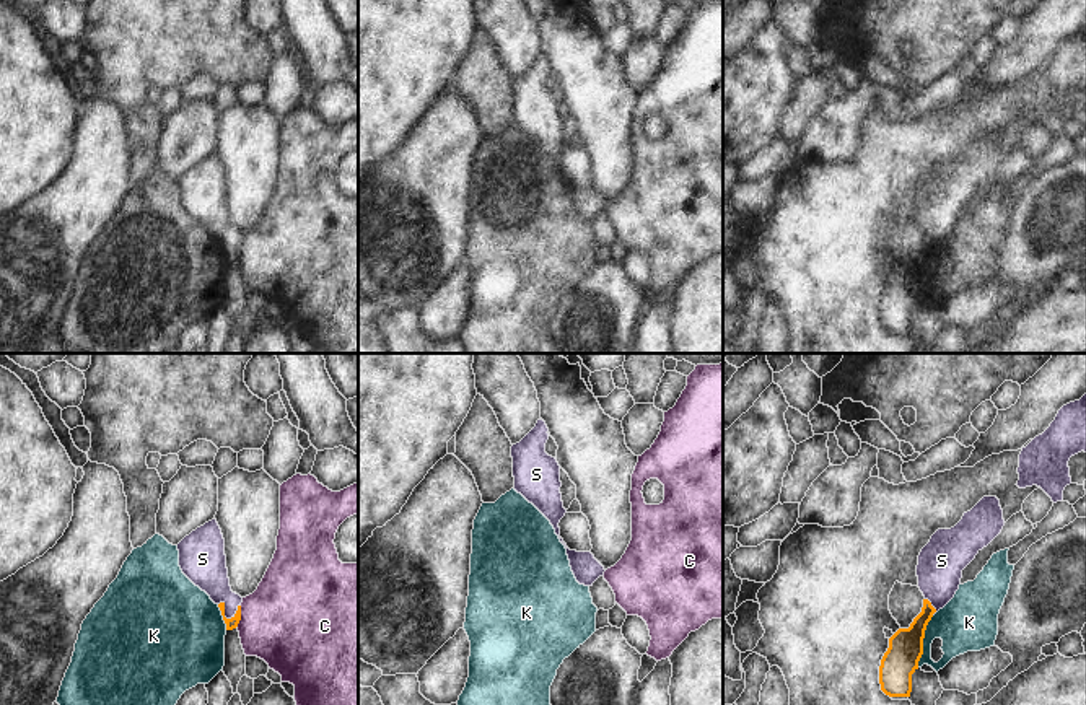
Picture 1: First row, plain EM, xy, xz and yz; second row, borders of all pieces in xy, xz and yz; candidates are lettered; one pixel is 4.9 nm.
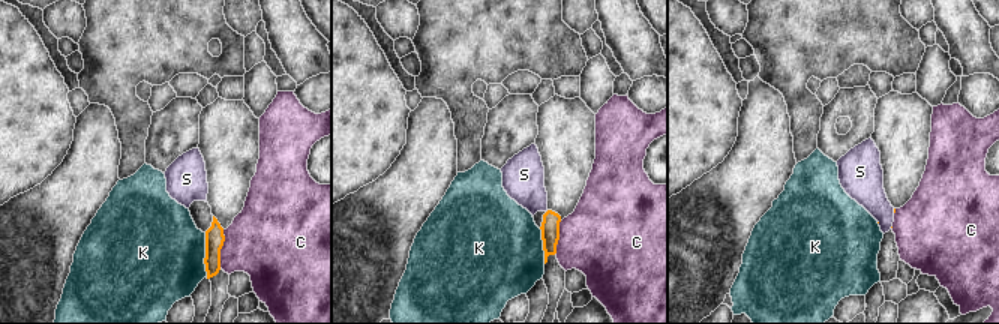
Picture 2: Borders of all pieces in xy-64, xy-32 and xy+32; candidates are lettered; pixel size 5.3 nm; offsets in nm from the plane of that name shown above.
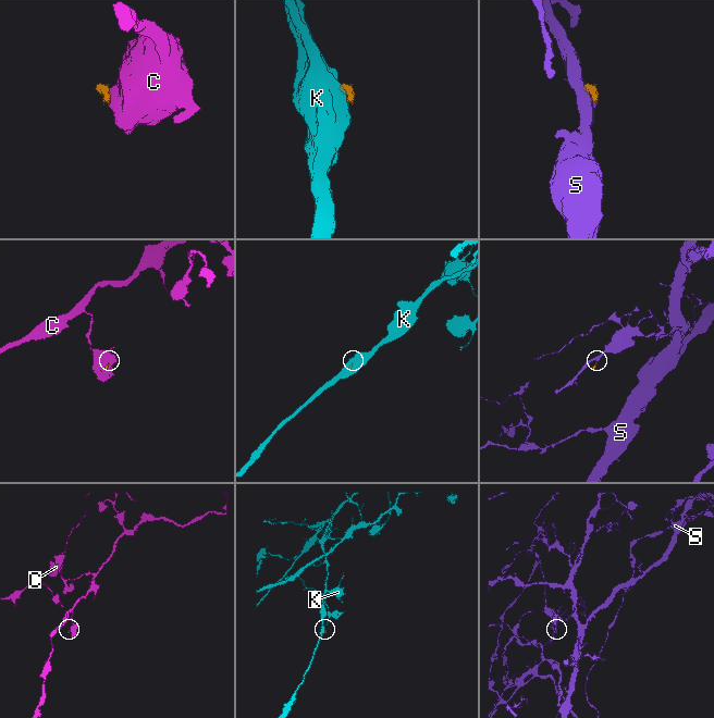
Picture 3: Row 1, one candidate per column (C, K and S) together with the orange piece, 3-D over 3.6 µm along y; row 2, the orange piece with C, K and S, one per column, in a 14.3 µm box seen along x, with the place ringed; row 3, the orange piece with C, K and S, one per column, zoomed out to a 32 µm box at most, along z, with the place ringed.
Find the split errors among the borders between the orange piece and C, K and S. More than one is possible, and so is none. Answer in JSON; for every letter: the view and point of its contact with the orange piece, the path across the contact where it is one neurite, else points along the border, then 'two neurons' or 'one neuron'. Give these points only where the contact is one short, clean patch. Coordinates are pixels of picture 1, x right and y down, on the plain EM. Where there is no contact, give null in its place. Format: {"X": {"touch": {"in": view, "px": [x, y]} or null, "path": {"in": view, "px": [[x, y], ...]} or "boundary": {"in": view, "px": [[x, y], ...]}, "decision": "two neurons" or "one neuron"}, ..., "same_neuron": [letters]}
{"C": {"touch": {"in": "xy", "px": [240, 251]}, "boundary": {"in": "xy", "px": [[241, 241], [241, 254], [236, 261]]}, "decision": "two neurons"}, "K": {"touch": {"in": "yz", "px": [922, 277]}, "boundary": {"in": "yz", "px": [[933, 251], [925, 266], [923, 289], [917, 302]]}, "decision": "two neurons"}, "S": {"touch": {"in": "xy", "px": [223, 251]}, "path": {"in": "xy", "px": [[232, 258], [223, 251], [225, 233], [205, 204]]}, "decision": "one neuron"}, "same_neuron": ["S"]}

